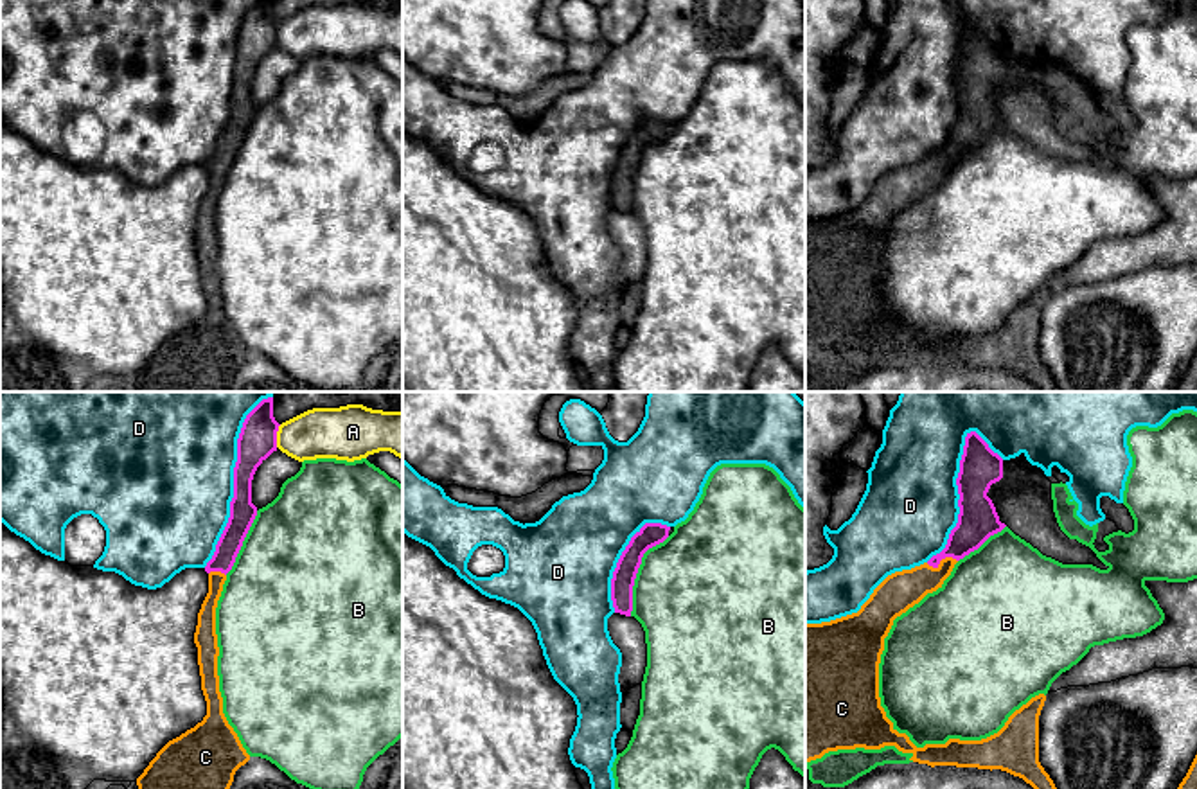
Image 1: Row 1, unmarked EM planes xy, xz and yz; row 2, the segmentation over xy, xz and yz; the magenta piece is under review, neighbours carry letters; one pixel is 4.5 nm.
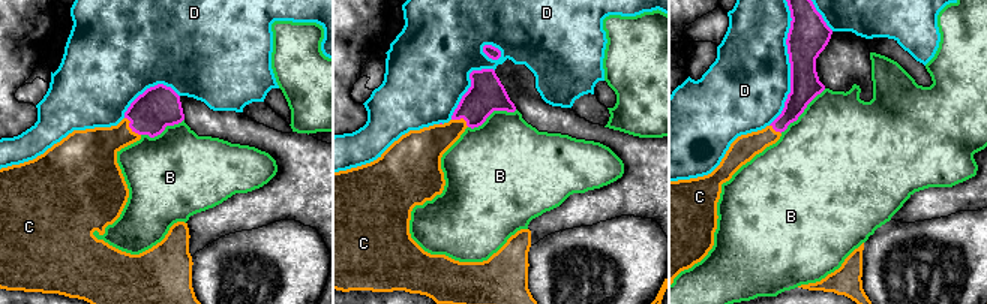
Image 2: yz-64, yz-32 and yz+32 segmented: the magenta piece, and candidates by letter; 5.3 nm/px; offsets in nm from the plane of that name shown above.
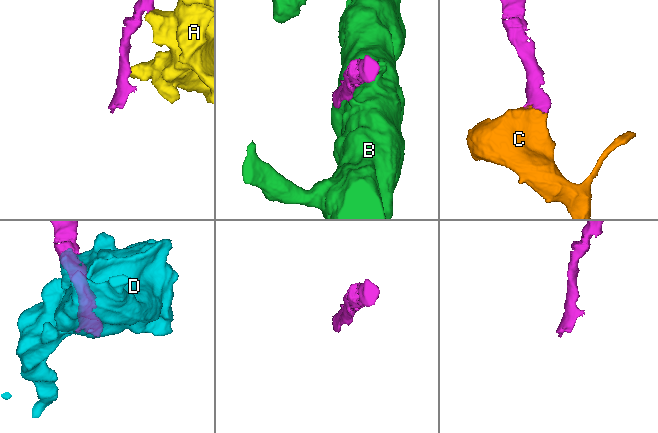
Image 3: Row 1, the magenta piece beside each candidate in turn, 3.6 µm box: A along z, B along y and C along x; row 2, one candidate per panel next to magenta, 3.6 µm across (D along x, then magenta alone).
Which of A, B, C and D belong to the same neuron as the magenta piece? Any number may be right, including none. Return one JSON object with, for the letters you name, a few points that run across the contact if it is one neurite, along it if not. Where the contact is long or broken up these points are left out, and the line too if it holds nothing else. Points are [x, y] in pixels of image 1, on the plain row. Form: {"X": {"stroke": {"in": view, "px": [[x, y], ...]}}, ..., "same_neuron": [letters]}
{"C": {"stroke": {"in": "yz", "px": [[978, 117], [940, 157], [922, 177], [899, 189]]}}, "same_neuron": ["C"]}

